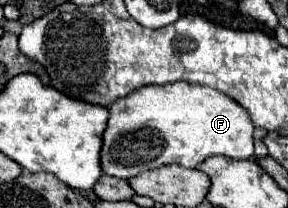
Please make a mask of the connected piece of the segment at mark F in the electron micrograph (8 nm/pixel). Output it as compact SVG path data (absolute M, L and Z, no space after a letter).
M190 82L154 84L108 106L110 118L102 134L100 166L114 178L132 178L166 164L196 168L204 158L222 154L228 158L252 158L254 124L250 114L226 94Z

